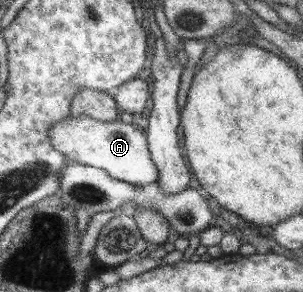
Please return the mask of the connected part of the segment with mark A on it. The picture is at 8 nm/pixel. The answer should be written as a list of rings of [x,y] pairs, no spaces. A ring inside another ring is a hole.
[[[86,115],[69,116],[52,123],[47,130],[51,146],[55,147],[66,162],[101,168],[108,176],[137,186],[144,186],[159,180],[159,168],[151,161],[150,151],[146,150],[146,139],[138,129],[124,124],[120,118],[110,122],[94,120]]]

